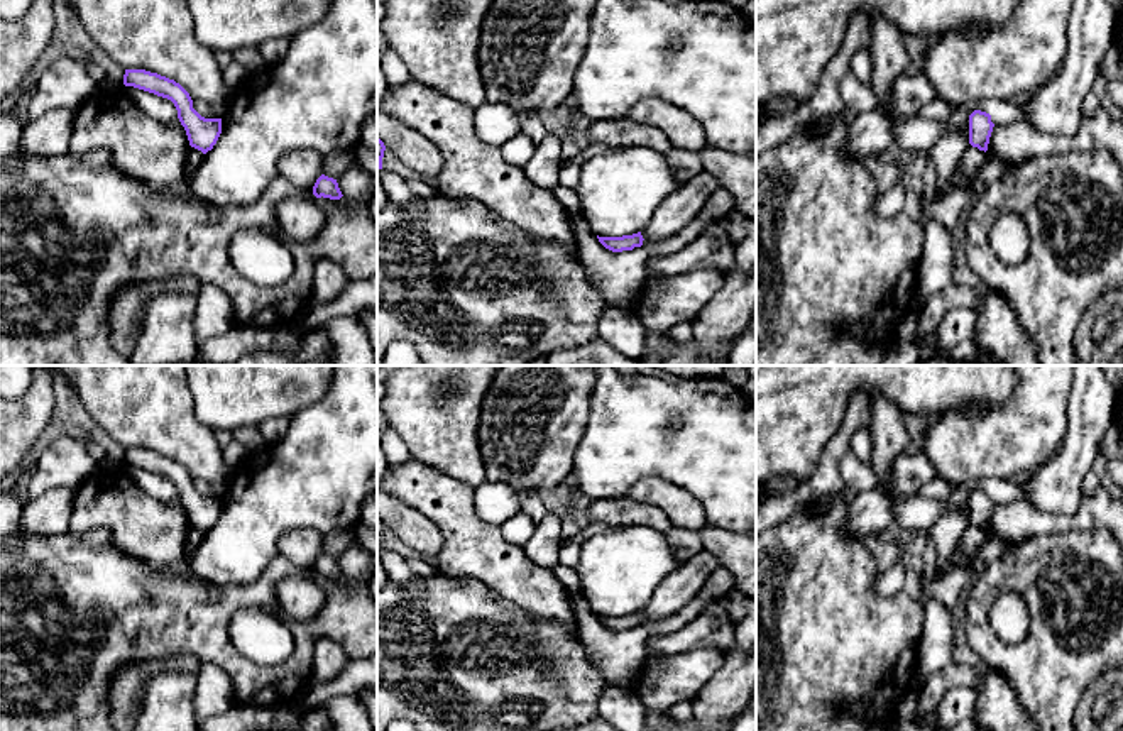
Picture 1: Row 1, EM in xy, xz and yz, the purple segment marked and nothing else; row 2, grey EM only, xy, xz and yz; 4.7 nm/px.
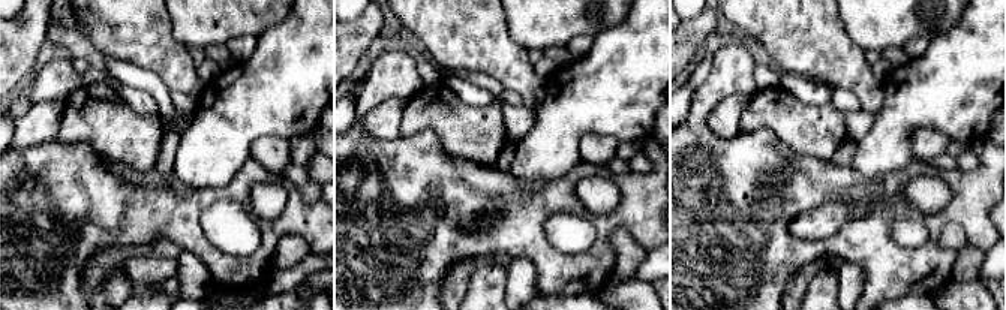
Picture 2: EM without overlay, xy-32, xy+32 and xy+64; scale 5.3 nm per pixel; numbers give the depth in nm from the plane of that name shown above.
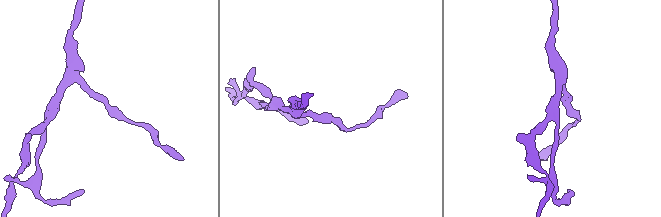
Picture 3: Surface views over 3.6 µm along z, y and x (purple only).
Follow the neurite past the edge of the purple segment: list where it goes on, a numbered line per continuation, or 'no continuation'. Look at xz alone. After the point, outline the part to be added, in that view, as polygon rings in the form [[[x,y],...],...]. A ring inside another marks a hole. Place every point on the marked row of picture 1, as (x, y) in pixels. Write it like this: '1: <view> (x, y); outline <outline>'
no continuation

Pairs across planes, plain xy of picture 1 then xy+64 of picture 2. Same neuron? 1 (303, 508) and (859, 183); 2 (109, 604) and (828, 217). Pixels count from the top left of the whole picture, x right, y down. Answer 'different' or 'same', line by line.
1: different
2: different

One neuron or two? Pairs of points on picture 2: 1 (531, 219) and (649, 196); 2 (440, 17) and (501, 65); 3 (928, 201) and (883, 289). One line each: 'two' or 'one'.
1: one
2: one
3: two

